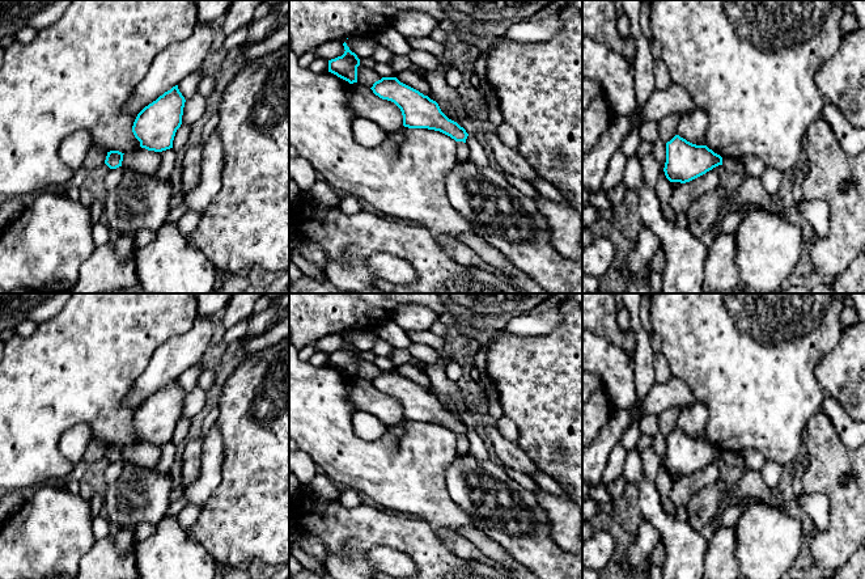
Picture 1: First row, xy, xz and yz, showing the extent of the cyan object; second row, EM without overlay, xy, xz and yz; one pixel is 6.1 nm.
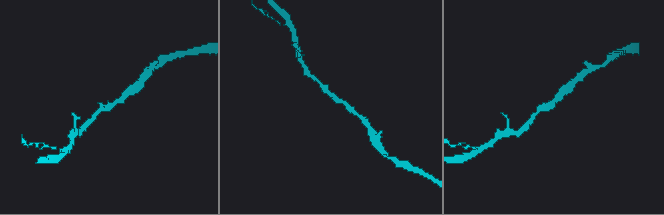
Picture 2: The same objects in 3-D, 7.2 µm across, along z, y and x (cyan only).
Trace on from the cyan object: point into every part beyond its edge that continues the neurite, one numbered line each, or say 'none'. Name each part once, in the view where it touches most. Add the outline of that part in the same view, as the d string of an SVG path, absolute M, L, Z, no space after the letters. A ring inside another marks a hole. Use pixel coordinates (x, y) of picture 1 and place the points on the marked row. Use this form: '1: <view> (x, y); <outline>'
none

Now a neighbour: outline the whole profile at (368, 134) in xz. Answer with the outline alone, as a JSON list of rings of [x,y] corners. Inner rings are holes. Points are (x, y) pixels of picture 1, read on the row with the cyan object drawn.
[[[357,117],[352,124],[355,140],[365,148],[380,147],[386,132],[369,119]]]

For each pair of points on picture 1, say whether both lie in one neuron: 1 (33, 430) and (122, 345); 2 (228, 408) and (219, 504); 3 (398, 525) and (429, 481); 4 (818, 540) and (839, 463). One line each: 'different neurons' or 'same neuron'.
1: same neuron
2: same neuron
3: different neurons
4: same neuron

